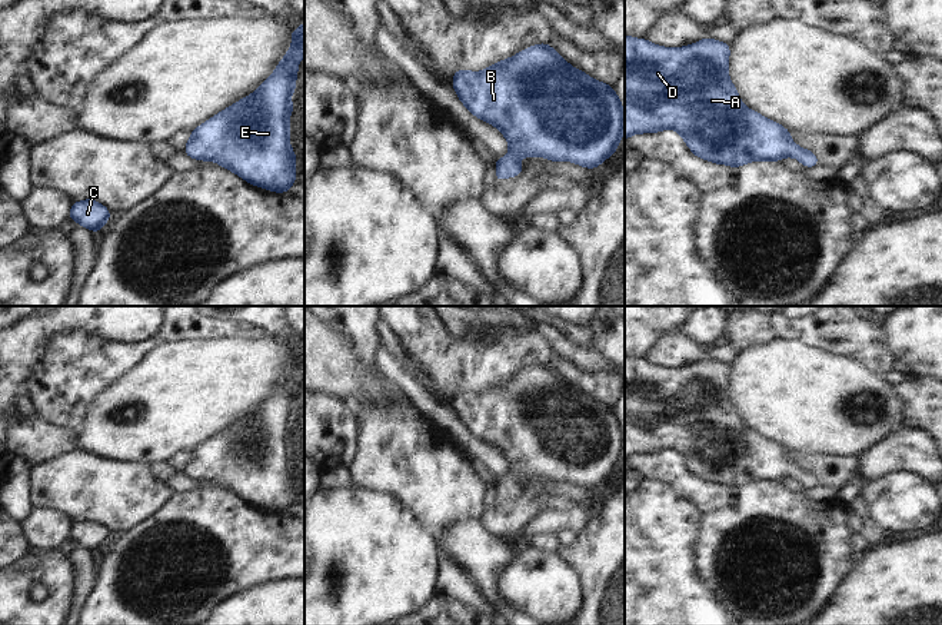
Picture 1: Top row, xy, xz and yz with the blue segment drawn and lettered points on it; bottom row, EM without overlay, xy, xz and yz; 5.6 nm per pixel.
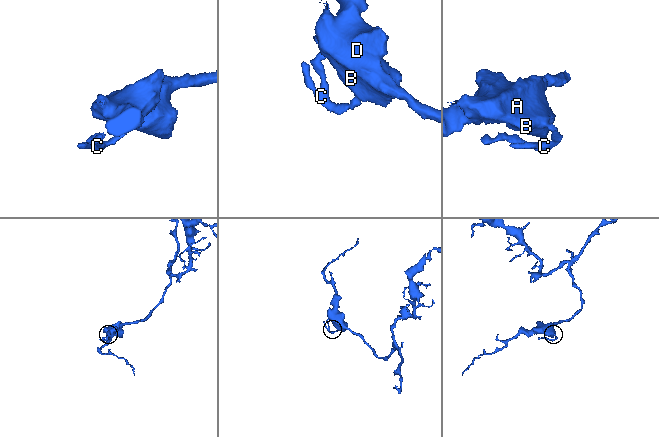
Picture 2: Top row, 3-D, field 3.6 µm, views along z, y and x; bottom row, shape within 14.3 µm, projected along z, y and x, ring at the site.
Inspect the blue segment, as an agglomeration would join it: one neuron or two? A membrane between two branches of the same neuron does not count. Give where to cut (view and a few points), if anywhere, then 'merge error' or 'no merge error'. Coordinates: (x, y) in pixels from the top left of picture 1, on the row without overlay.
no cut; no merge error

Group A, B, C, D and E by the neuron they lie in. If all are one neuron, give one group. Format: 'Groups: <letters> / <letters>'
Groups: A B C D E.

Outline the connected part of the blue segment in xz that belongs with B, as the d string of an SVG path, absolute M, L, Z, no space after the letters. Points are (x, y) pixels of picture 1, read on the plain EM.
M537 363L490 385L482 392L460 389L453 393L452 406L462 425L482 442L495 446L509 463L509 473L495 481L495 502L523 493L522 478L545 478L550 482L572 482L586 489L599 488L616 475L625 453L623 425L613 406L592 399L587 393L569 385L550 365Z

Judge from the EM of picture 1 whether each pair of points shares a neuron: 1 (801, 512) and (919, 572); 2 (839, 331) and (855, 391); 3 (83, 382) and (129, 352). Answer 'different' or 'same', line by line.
1: different
2: different
3: same

